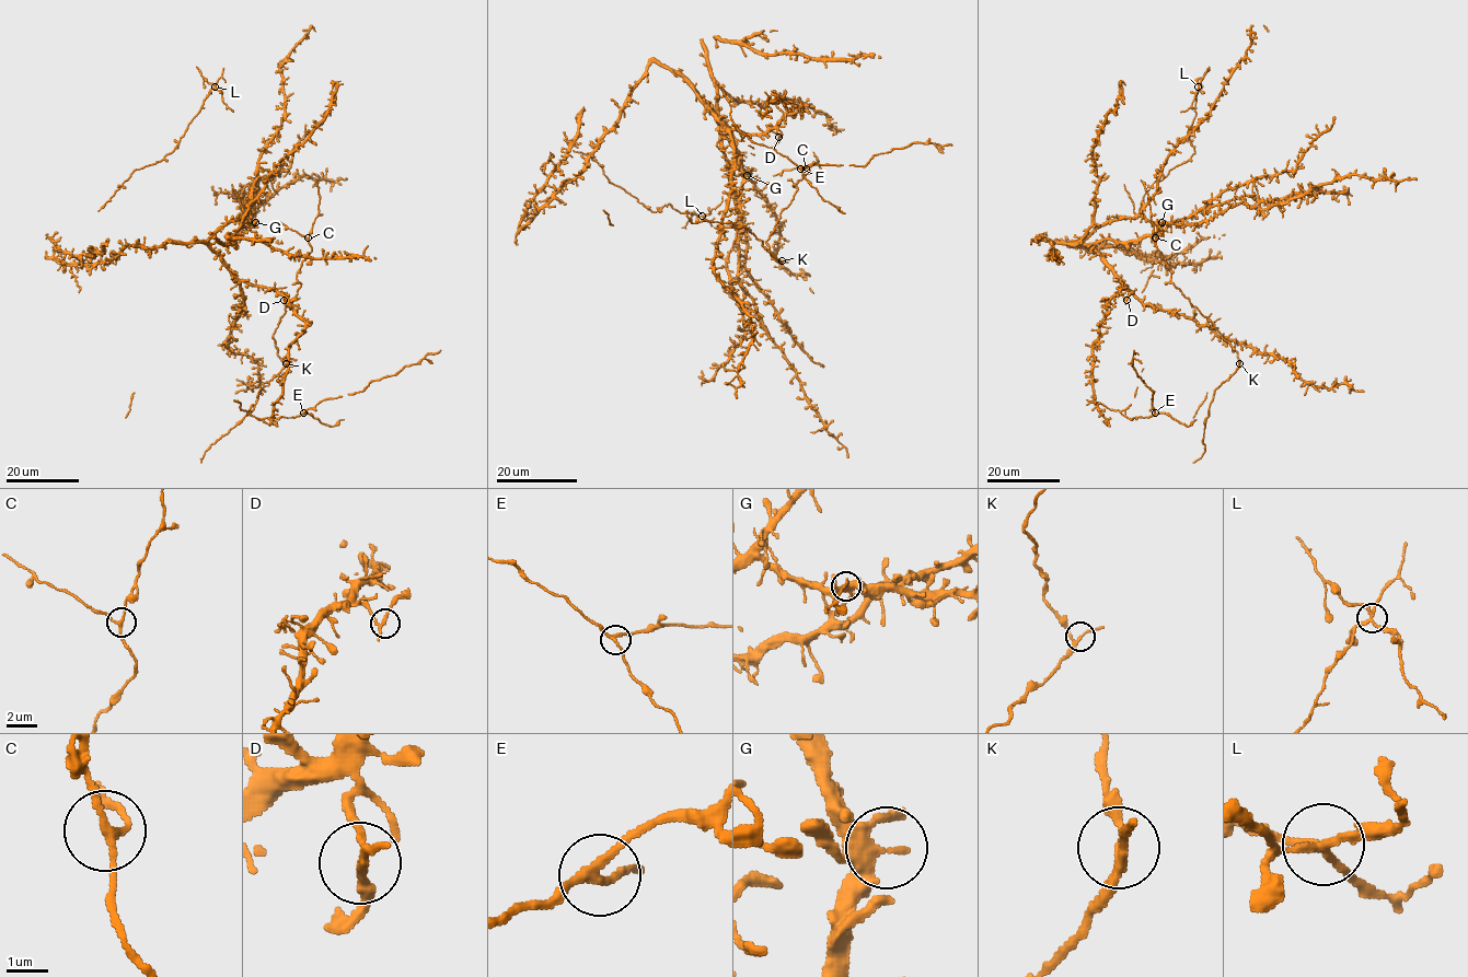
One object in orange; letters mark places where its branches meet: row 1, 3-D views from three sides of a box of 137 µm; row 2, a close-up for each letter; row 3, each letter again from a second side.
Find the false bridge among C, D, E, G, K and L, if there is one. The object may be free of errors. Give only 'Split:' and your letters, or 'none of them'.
Split: L

